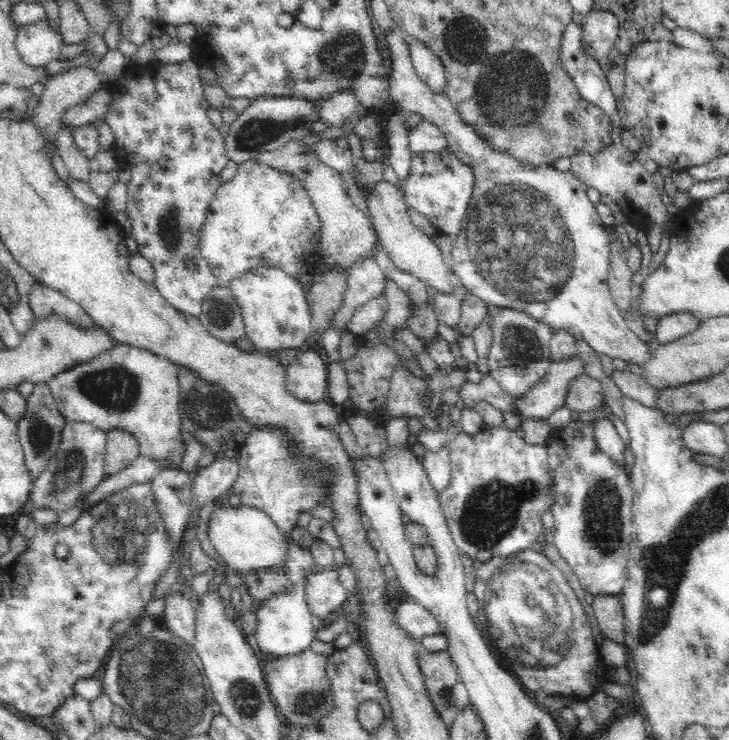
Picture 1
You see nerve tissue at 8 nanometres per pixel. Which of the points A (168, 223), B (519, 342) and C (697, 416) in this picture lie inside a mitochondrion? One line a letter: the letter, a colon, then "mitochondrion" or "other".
A: mitochondrion
B: mitochondrion
C: other

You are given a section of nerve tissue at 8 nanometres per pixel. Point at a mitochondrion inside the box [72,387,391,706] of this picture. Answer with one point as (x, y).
(120, 537)

